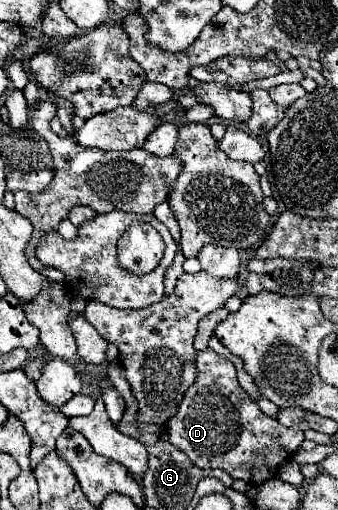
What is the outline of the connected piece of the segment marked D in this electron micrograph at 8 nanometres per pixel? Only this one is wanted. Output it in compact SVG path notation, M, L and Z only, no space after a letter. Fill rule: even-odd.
M208 348L205 351L197 352L195 364L199 375L197 375L195 383L189 387L189 391L185 393L185 397L179 405L179 413L169 423L169 441L179 451L185 451L185 455L191 459L191 463L201 469L223 469L233 479L241 479L245 483L257 483L257 485L265 483L265 479L275 479L281 463L291 461L293 459L291 455L303 443L303 433L281 425L277 419L267 417L257 407L257 403L251 401L249 395L241 389L241 385L237 381L235 365L231 361L227 361L224 356L218 355Z

